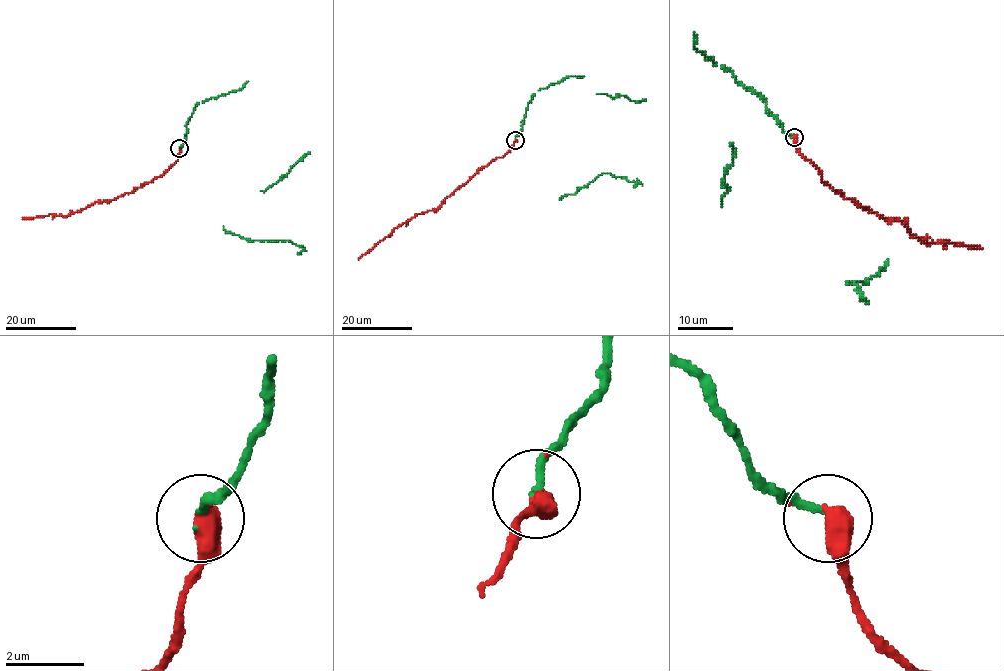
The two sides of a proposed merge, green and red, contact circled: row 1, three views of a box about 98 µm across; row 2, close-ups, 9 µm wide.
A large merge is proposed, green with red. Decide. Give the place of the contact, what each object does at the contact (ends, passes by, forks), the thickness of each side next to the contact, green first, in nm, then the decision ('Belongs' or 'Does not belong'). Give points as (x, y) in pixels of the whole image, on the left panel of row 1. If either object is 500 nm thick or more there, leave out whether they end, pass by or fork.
Place: (179, 148). Thickness 190 nm (green) against 600 nm. Belongs

